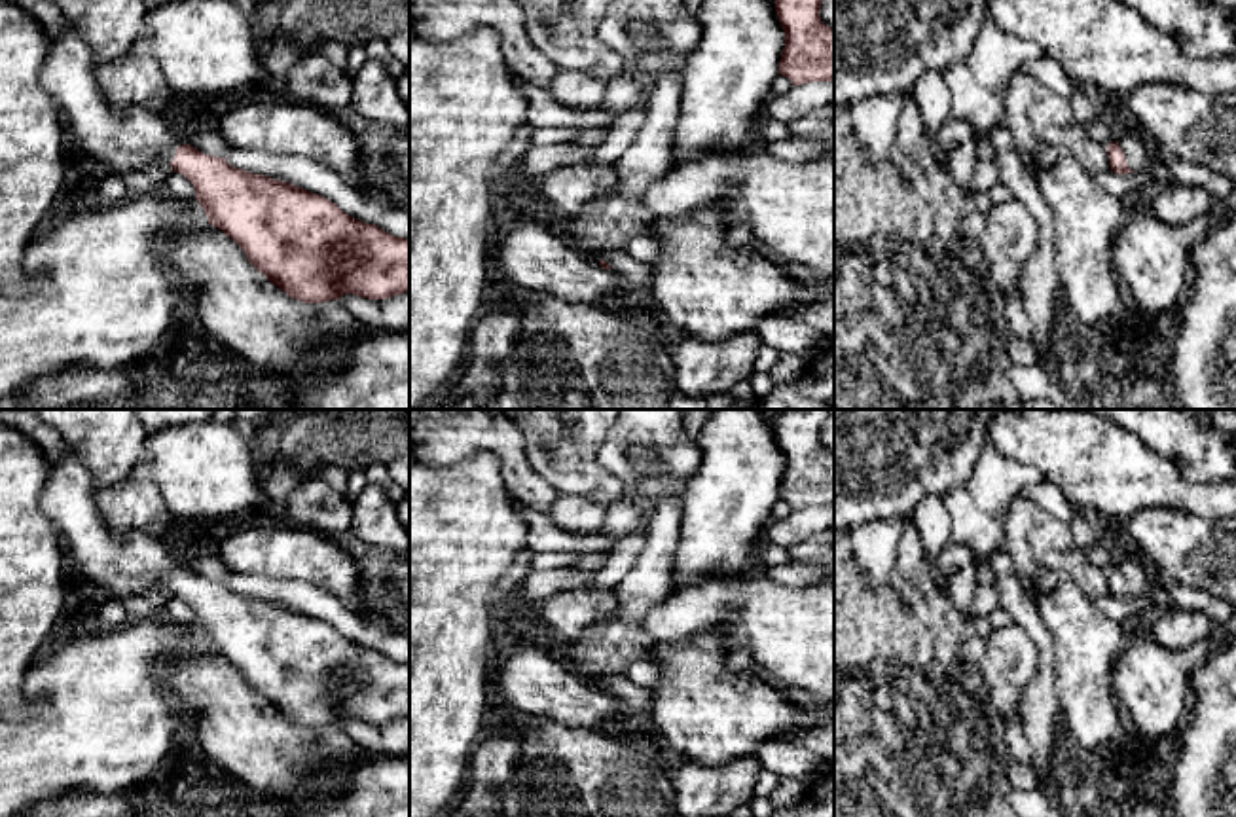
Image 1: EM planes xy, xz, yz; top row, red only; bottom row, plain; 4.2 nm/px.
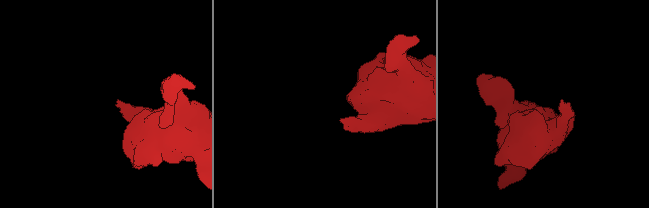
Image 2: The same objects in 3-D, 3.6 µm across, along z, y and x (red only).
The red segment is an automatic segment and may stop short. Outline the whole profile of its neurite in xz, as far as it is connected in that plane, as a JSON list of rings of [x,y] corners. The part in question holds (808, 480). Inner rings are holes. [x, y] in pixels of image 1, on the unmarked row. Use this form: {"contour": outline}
{"contour": [[[781,409],[777,444],[785,455],[779,499],[792,510],[834,506],[834,453],[821,445],[827,409]]]}

